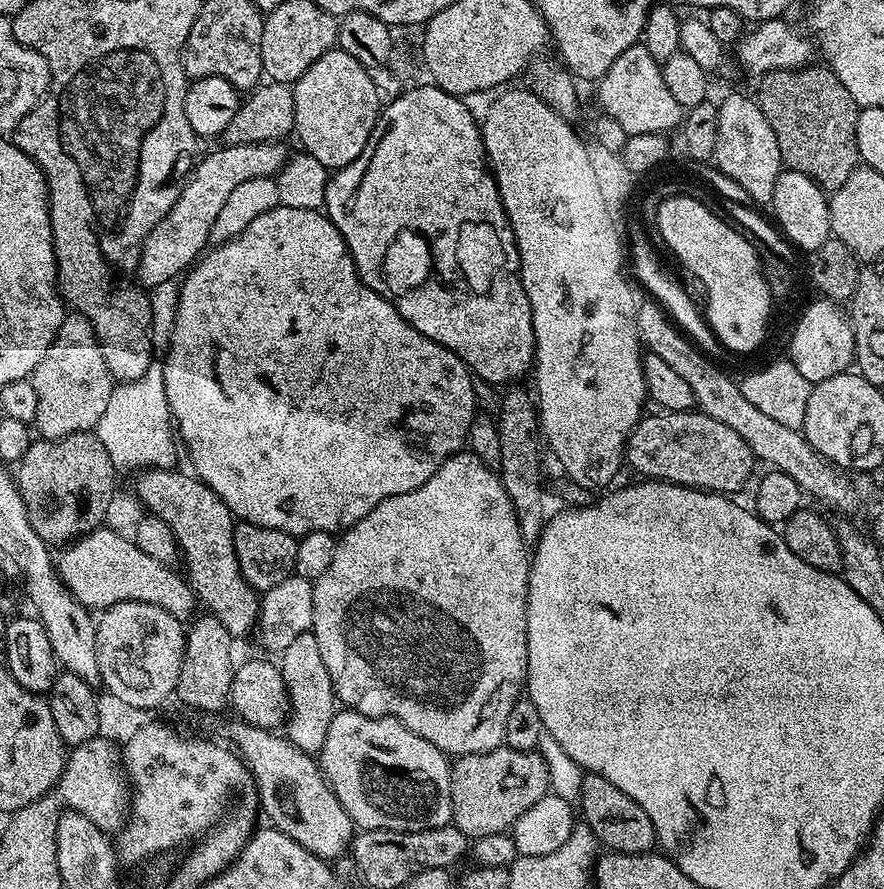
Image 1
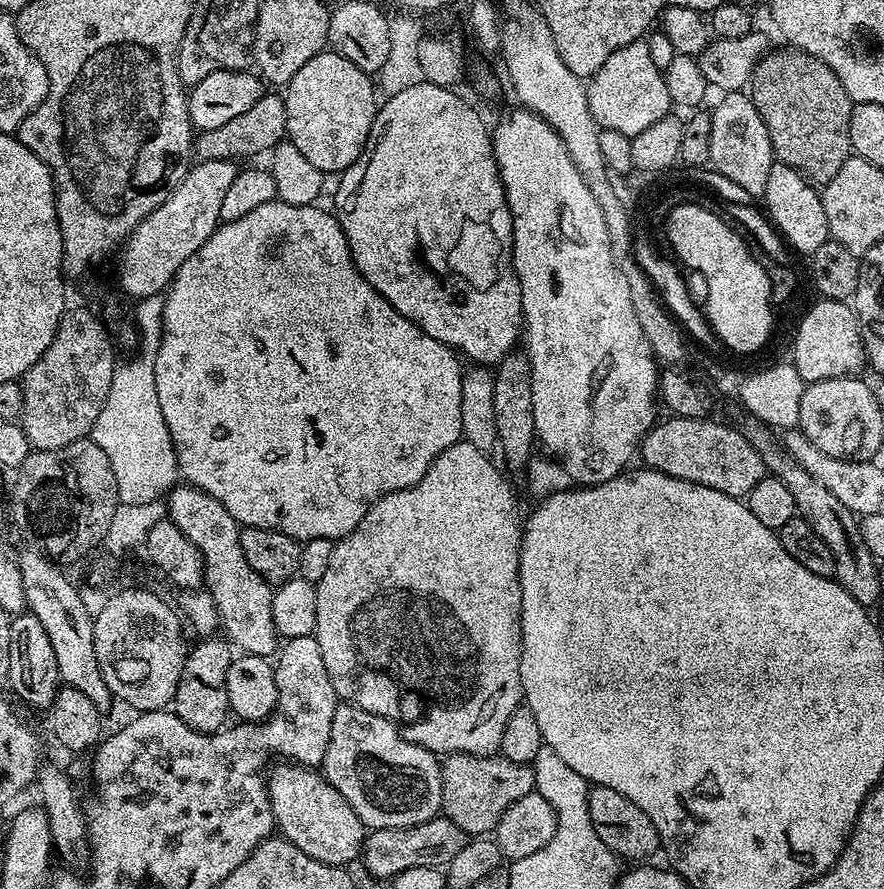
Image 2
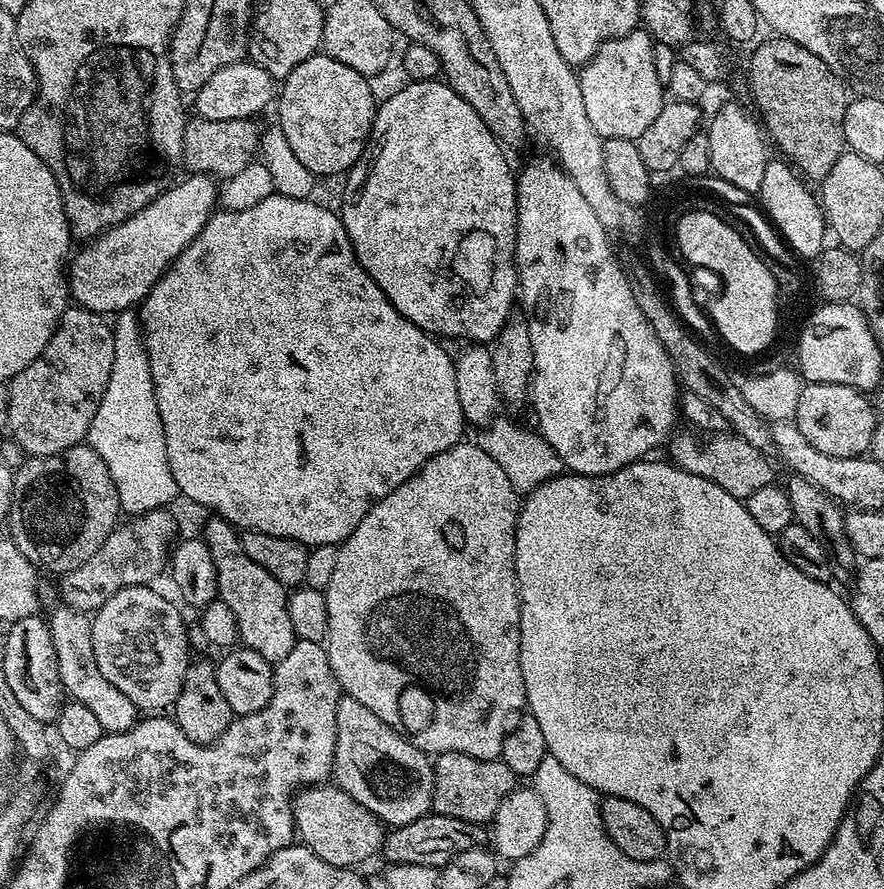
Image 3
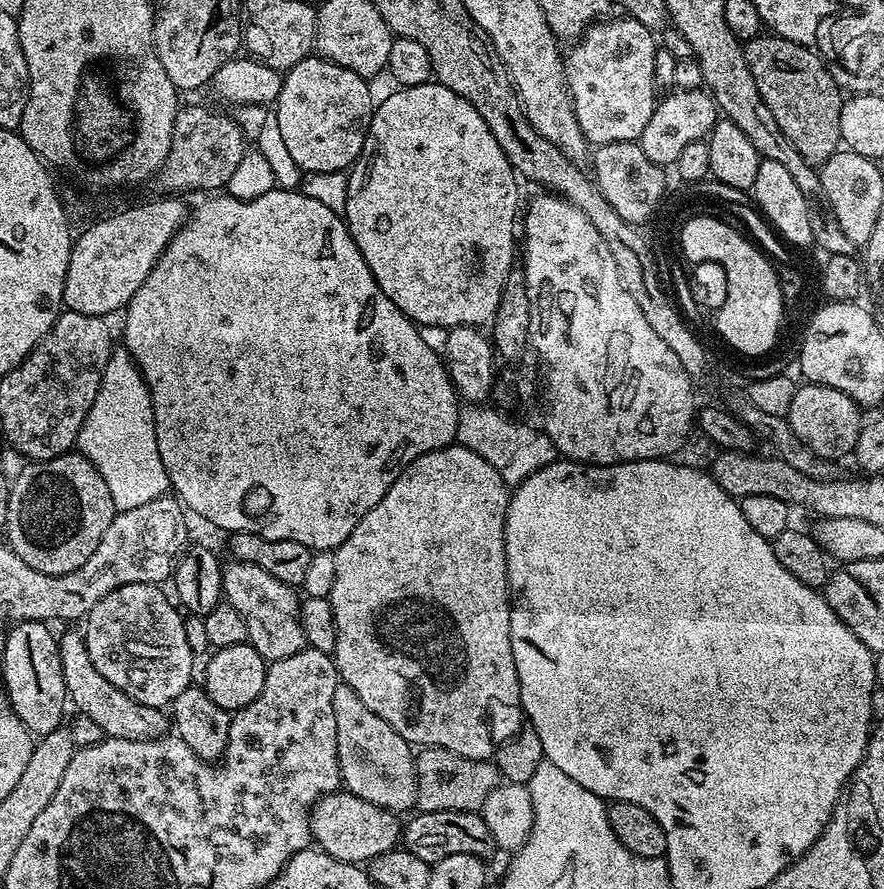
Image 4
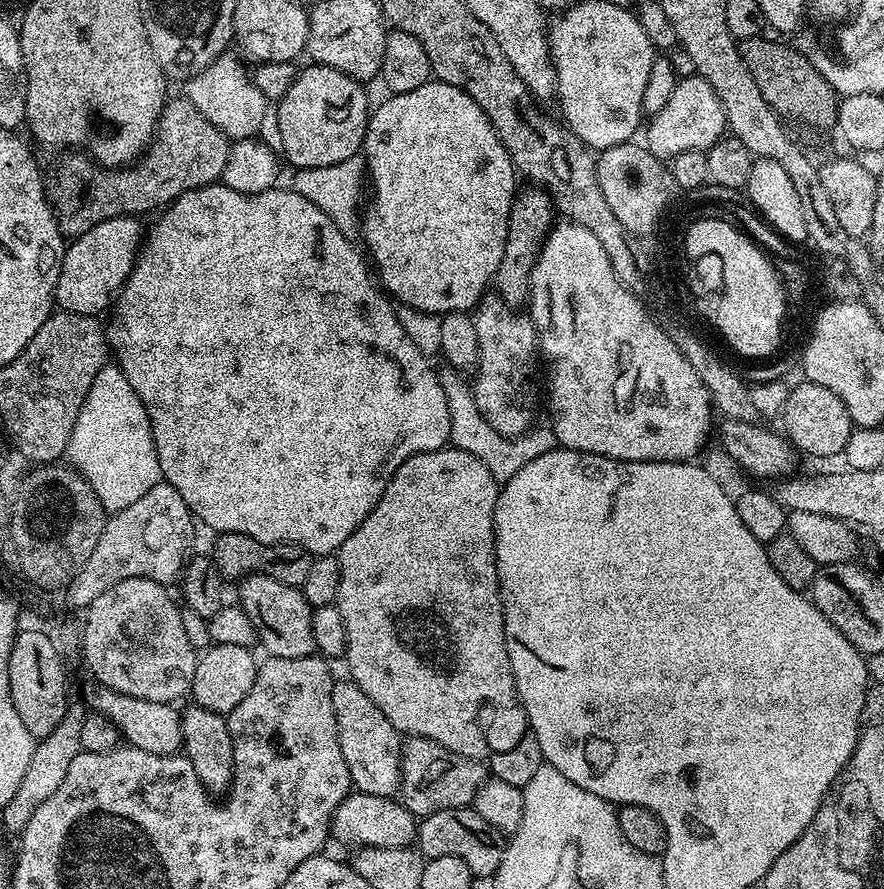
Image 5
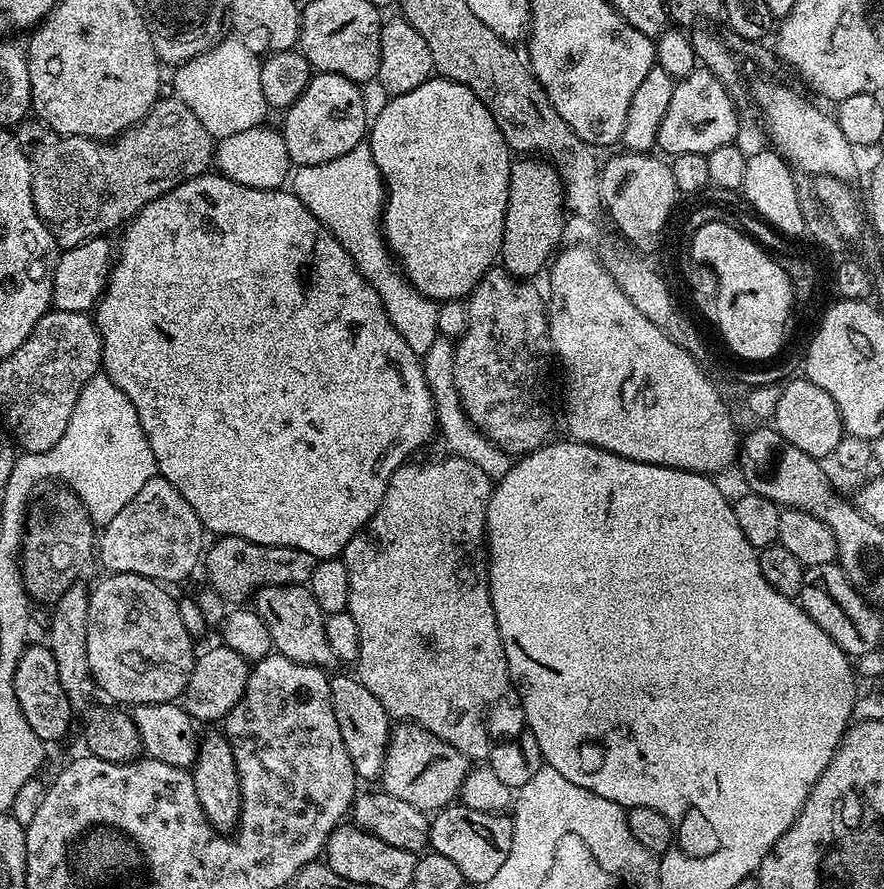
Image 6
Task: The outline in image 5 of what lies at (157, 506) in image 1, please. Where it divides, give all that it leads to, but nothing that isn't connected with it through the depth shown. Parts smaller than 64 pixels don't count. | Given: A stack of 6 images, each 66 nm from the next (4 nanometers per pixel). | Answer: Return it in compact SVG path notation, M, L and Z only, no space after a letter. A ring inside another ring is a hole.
M245 576L239 581L242 607L248 617L258 625L258 640L268 651L269 657L302 658L316 652L312 637L313 607L308 603L303 591L289 584L278 582L269 576Z

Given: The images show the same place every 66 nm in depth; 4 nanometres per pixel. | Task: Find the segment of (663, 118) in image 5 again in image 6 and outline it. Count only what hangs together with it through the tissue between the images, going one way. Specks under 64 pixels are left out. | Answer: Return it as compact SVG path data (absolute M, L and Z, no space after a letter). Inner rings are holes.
M697 66L692 73L686 77L676 80L674 94L670 94L670 106L666 106L666 118L662 118L662 126L658 126L656 135L656 148L669 157L678 154L702 154L718 150L718 146L726 146L737 139L740 132L740 116L736 113L737 101L727 92L726 86L722 84L714 73L709 72L703 66Z

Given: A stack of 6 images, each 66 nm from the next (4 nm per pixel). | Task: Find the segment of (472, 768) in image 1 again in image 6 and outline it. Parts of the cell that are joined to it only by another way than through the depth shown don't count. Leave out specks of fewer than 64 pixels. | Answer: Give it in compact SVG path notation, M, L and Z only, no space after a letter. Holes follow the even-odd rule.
M400 722L388 733L388 749L384 755L384 770L382 773L383 791L389 792L394 798L402 798L402 802L410 802L425 814L435 813L437 810L448 807L460 795L460 787L468 779L470 761L454 746L450 746L442 738L438 738L430 730L411 722Z

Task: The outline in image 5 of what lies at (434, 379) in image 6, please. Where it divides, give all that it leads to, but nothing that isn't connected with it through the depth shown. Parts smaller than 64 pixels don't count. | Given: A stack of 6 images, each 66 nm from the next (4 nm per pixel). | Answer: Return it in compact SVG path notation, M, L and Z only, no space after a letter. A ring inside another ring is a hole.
M446 366L439 371L440 385L446 394L447 406L450 409L449 443L468 454L474 455L494 475L499 484L508 481L526 466L528 462L552 452L558 446L556 435L551 427L535 427L522 436L512 439L502 436L486 420L478 410L477 402L472 396L471 385L456 369ZM444 369L444 370L443 370ZM465 380L465 382L464 382Z

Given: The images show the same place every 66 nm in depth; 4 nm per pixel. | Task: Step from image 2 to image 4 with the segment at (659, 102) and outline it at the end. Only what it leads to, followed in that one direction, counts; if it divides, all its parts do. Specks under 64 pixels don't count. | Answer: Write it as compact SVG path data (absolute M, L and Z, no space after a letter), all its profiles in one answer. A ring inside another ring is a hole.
M605 18L589 26L566 52L568 90L573 98L574 114L582 134L592 146L639 141L658 103L654 74L657 37L636 20L612 19Z

